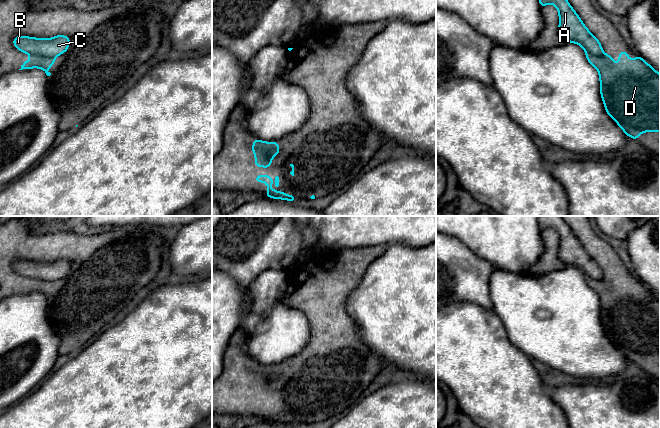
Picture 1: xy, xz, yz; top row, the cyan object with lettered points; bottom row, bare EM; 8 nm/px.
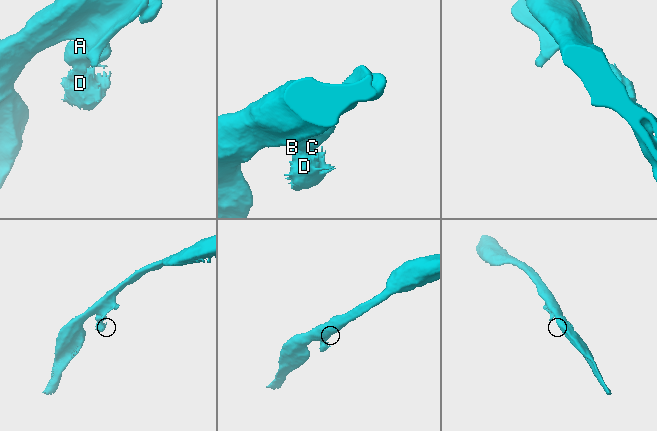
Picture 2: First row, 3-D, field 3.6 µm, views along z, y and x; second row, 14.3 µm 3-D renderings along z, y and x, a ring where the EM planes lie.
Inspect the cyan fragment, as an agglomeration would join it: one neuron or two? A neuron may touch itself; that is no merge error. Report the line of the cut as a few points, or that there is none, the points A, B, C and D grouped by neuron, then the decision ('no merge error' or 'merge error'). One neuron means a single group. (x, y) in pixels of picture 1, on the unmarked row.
xy (28, 277), (53, 281) | A B C / D | merge error

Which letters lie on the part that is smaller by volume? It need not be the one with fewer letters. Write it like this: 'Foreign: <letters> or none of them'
Foreign: D

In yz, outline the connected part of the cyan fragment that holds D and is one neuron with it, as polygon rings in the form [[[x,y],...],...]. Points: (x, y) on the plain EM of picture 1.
[[[619,275],[618,289],[604,276],[586,282],[599,296],[607,338],[626,359],[638,364],[642,356],[660,356],[660,298],[639,279],[629,283],[626,275]]]

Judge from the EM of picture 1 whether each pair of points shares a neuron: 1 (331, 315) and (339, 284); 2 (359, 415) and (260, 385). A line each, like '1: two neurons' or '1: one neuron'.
1: one neuron
2: two neurons

